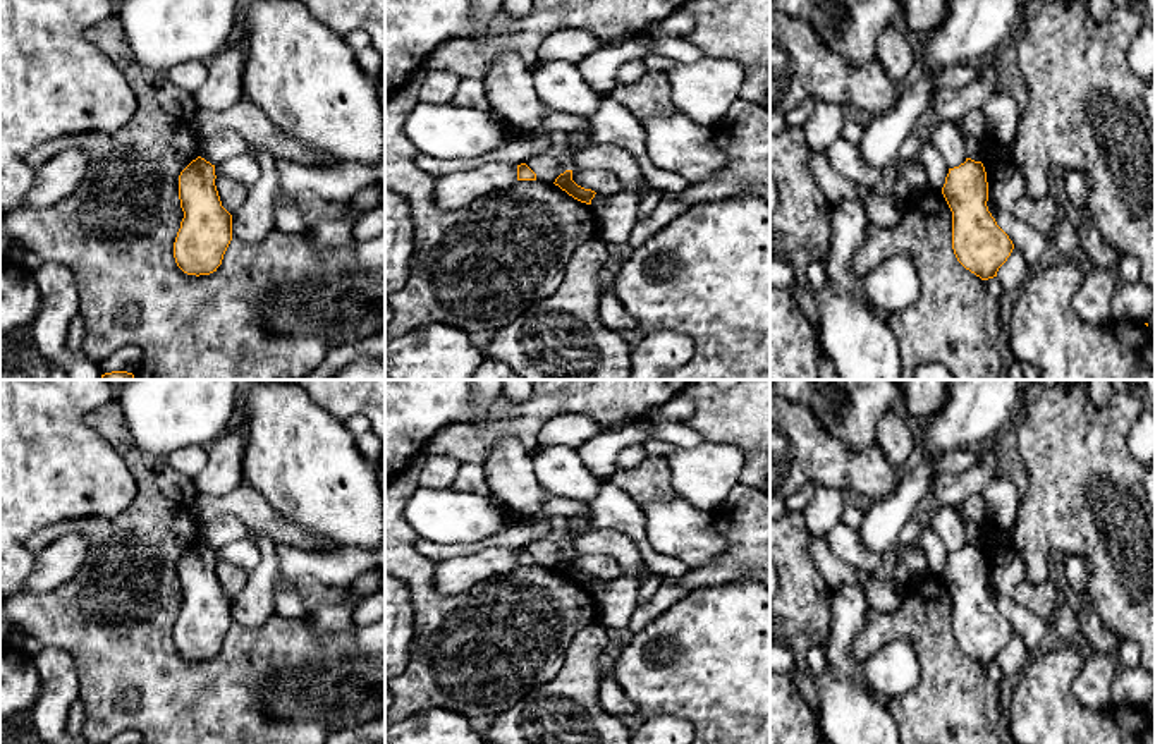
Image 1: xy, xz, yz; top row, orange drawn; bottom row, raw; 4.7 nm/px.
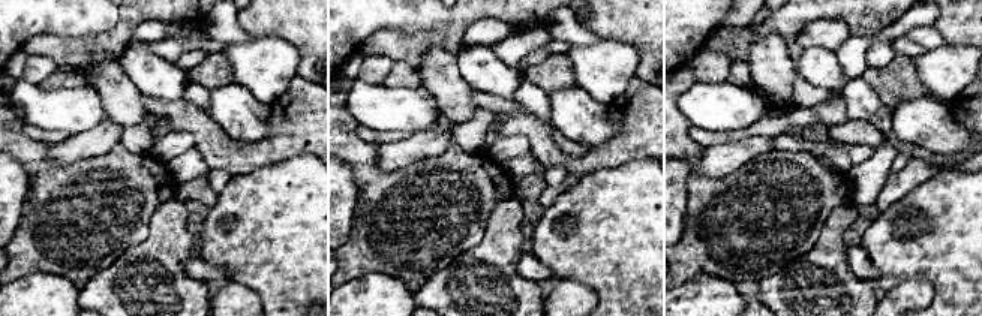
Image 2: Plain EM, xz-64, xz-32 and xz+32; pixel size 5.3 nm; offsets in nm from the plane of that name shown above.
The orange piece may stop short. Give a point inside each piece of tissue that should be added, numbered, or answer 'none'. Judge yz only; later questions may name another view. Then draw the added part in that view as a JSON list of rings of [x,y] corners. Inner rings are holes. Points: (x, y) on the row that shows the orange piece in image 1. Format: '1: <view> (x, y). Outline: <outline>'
none

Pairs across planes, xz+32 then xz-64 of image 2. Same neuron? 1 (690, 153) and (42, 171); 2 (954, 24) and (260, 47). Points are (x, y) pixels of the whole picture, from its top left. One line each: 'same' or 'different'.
1: same
2: different

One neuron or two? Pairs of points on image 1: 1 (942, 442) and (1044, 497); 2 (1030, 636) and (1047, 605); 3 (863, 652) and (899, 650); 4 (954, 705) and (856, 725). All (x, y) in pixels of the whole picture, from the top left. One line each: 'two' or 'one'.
1: two
2: two
3: two
4: two

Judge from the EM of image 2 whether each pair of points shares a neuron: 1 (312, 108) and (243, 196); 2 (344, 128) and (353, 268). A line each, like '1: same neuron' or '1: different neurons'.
1: different neurons
2: same neuron

